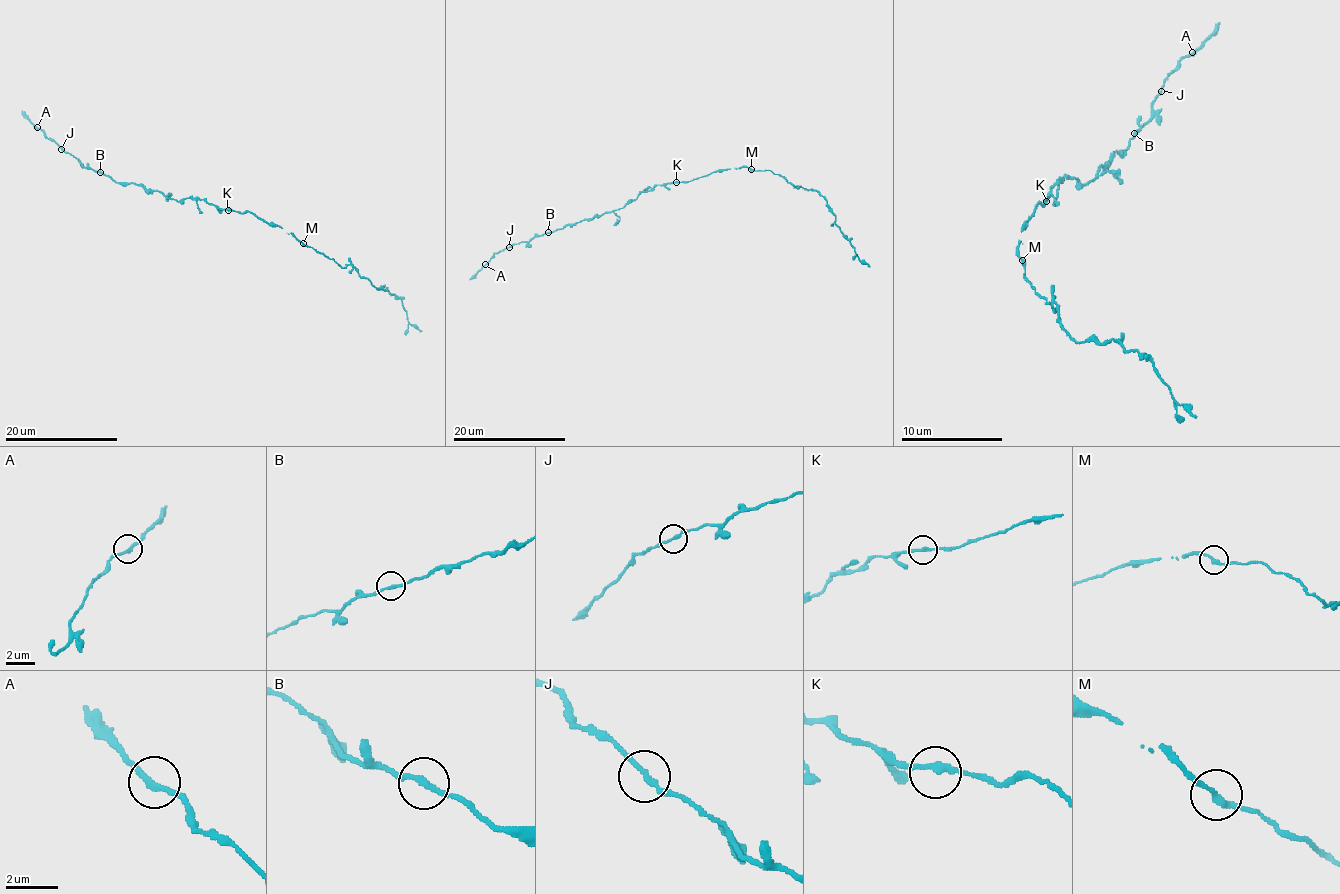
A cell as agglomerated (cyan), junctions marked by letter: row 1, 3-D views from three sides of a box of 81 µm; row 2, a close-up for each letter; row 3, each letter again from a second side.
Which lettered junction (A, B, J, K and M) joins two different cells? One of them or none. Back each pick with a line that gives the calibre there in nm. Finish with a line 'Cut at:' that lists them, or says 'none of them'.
M: Thickness 200 nm
Cut at: M

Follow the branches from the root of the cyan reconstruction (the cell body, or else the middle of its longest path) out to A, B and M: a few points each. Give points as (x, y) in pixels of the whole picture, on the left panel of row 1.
A: (237, 212), (219, 209), (202, 199), (175, 201), (131, 182), (114, 182), (105, 174), (83, 167), (37, 127)
B: (237, 212), (219, 209), (202, 199), (175, 201), (131, 182), (114, 182), (100, 172)
M: (237, 212), (249, 212), (268, 223), (278, 225), (302, 243)

